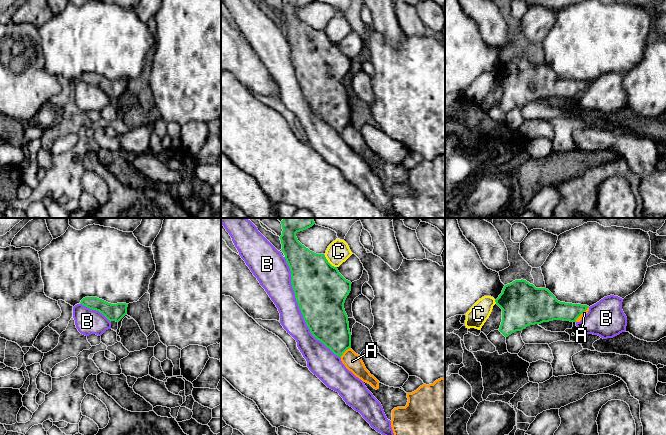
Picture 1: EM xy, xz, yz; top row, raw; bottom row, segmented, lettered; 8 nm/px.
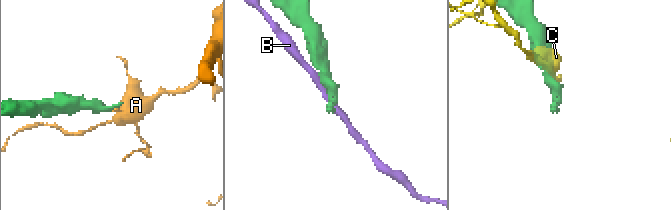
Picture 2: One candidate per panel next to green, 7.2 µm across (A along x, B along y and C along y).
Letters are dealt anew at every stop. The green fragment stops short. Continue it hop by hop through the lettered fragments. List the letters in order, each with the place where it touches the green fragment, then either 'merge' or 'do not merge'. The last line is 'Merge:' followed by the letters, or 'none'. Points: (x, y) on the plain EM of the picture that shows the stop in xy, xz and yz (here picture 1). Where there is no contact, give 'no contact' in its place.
A: yz (581, 89) | do not merge
B: xz (300, 85) | do not merge
C: xz (328, 38) | do not merge
Merge: none

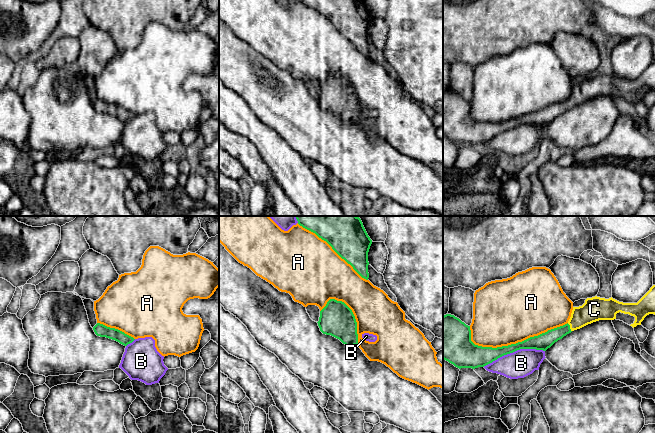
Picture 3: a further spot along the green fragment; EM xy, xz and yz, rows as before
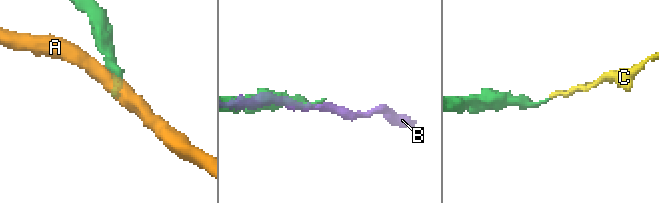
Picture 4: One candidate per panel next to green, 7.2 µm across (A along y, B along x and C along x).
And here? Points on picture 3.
A: yz (518, 118) | do not merge
B: yz (513, 127) | do not merge
C: yz (569, 103) | merge
Merge: C

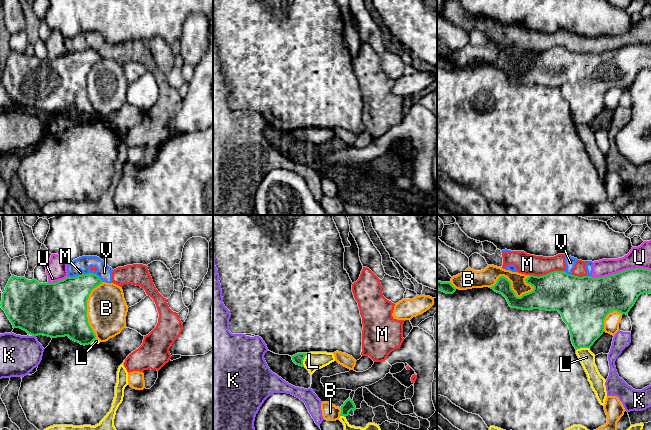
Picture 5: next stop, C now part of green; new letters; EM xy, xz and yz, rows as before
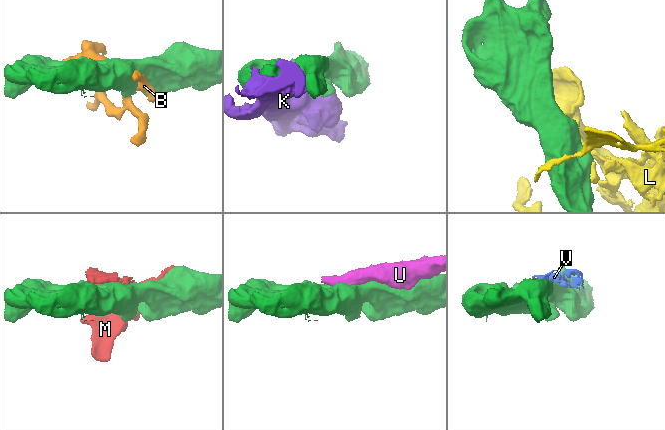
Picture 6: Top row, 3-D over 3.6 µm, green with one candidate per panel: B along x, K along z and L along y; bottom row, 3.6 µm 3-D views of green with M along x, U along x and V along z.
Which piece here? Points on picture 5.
B: yz (510, 62) | do not merge
K: xy (34, 111) | do not merge
L: xz (303, 135) | do not merge
M: yz (546, 50) | do not merge
U: yz (620, 48) | do not merge
V: xy (92, 49) | do not merge
Merge: none

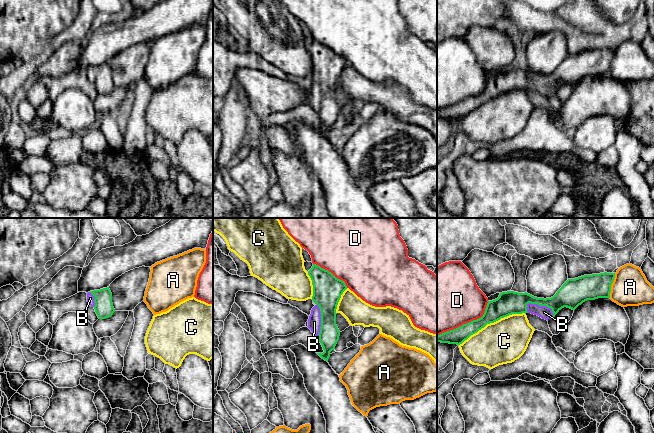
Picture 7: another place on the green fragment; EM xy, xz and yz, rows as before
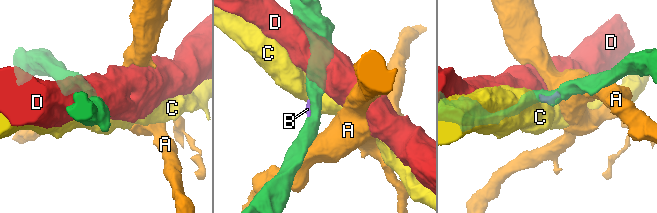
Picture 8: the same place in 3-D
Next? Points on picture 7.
A: yz (611, 60) | do not merge
B: yz (542, 81) | merge
C: yz (492, 98) | do not merge
D: yz (466, 99) | do not merge
Merge: B

